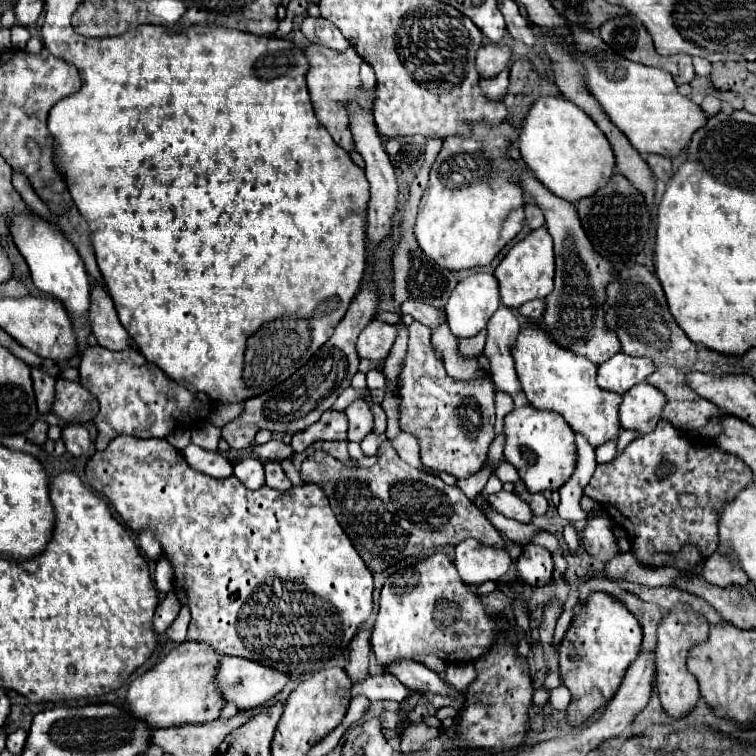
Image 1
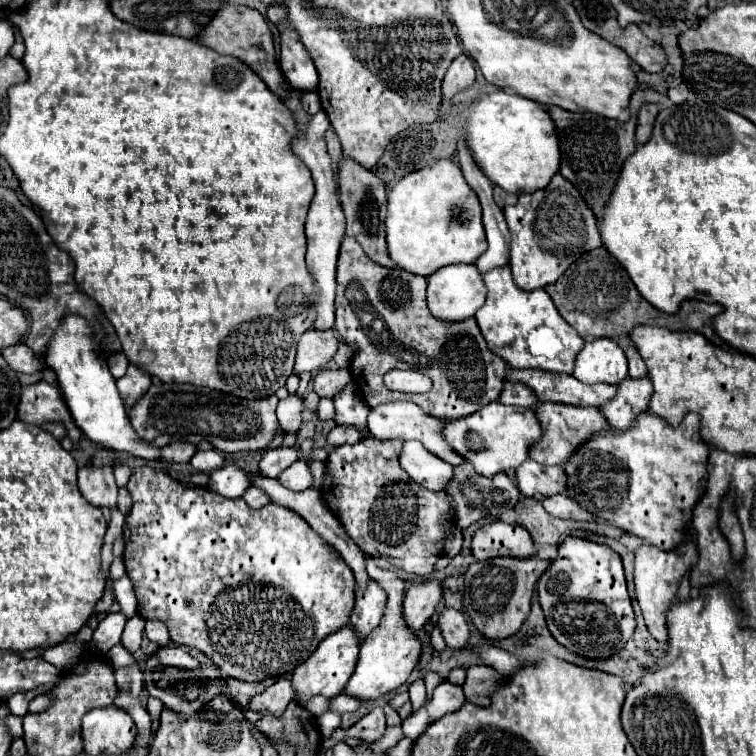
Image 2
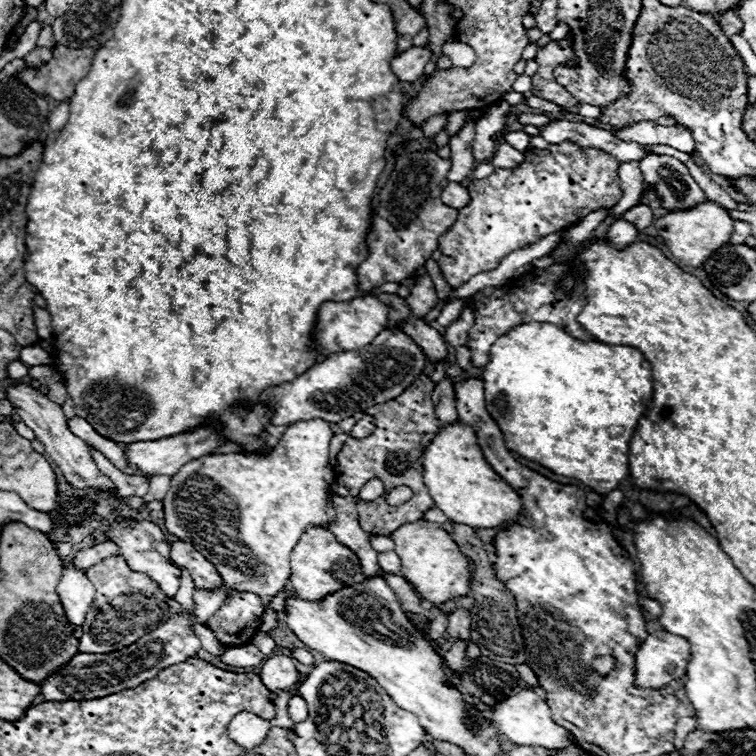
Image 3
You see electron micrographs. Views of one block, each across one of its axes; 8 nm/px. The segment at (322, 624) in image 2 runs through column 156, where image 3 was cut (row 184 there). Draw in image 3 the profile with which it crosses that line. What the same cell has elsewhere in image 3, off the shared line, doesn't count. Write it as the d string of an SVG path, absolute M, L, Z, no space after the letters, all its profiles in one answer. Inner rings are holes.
M566 140L560 144L550 144L546 150L528 148L524 152L524 162L516 168L496 168L488 178L472 180L468 186L470 204L458 210L454 226L450 226L450 230L446 230L446 234L442 234L438 242L438 250L442 252L438 266L444 280L452 288L458 288L472 276L494 270L508 254L532 246L552 232L568 230L588 212L598 208L612 208L616 204L616 198L622 196L618 168L620 162L614 156L608 156L598 148L582 148L576 142Z

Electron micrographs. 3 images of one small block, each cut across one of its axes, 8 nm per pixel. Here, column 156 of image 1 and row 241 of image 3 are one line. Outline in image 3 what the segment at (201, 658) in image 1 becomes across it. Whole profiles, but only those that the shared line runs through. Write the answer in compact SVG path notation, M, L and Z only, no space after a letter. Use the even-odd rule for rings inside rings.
M708 200L702 202L698 206L694 206L692 210L682 210L682 212L670 212L662 218L658 218L654 222L658 234L662 236L664 244L668 246L668 250L672 252L672 256L676 256L682 264L698 268L706 262L706 258L710 258L710 254L714 254L716 250L722 248L722 244L726 244L732 236L732 218L728 216L726 208L722 208L720 204Z

